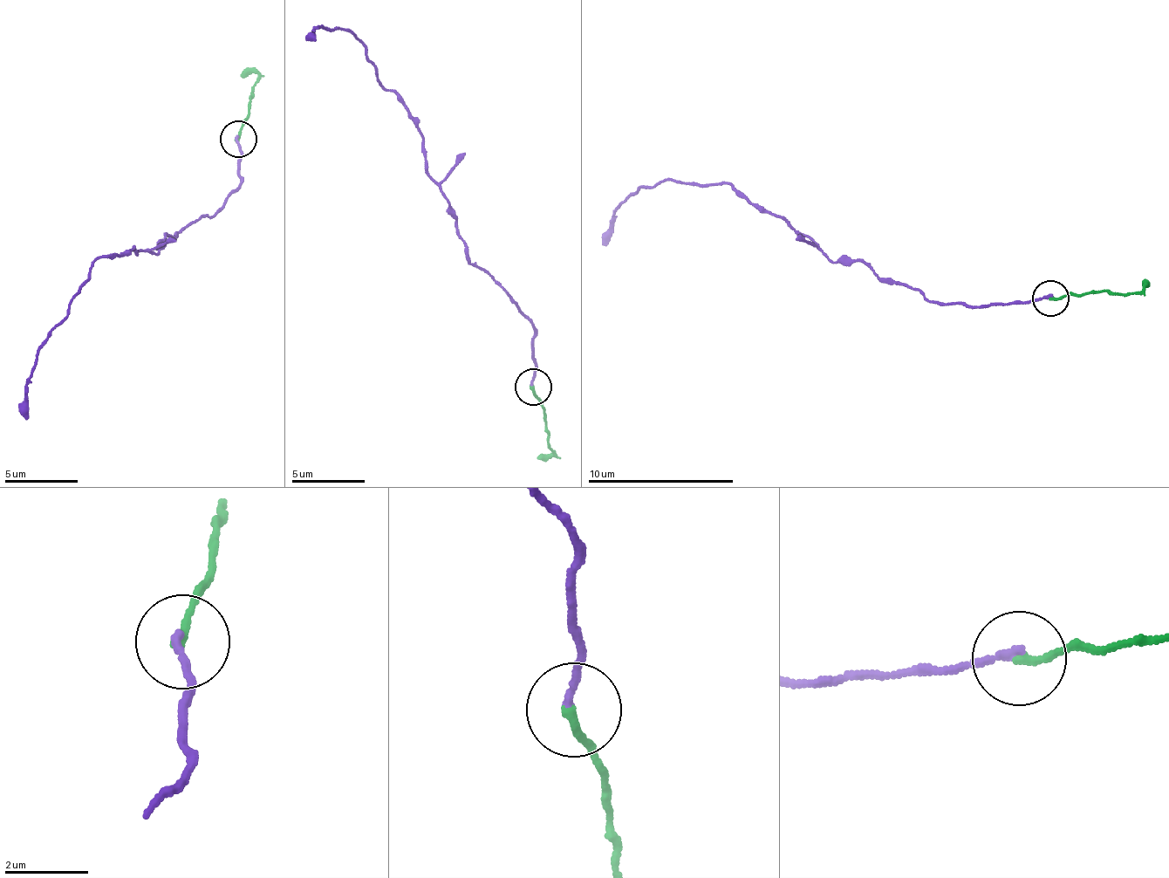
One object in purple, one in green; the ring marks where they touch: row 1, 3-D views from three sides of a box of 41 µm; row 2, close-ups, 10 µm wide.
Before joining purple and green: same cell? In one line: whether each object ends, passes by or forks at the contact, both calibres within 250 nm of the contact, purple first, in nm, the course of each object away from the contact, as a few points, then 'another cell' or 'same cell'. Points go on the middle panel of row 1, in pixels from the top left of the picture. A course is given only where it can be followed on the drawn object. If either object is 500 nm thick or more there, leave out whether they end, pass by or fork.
purple ends there; green ends there; 180 nm thick on the purple side, 190 nm on the other; purple runs (532, 385), (532, 319), (467, 254), (427, 170), (419, 121), (378, 80), (356, 34), (314, 28), (314, 37); green runs (532, 388), (547, 418), (547, 447), (554, 454), (536, 457); same cell

